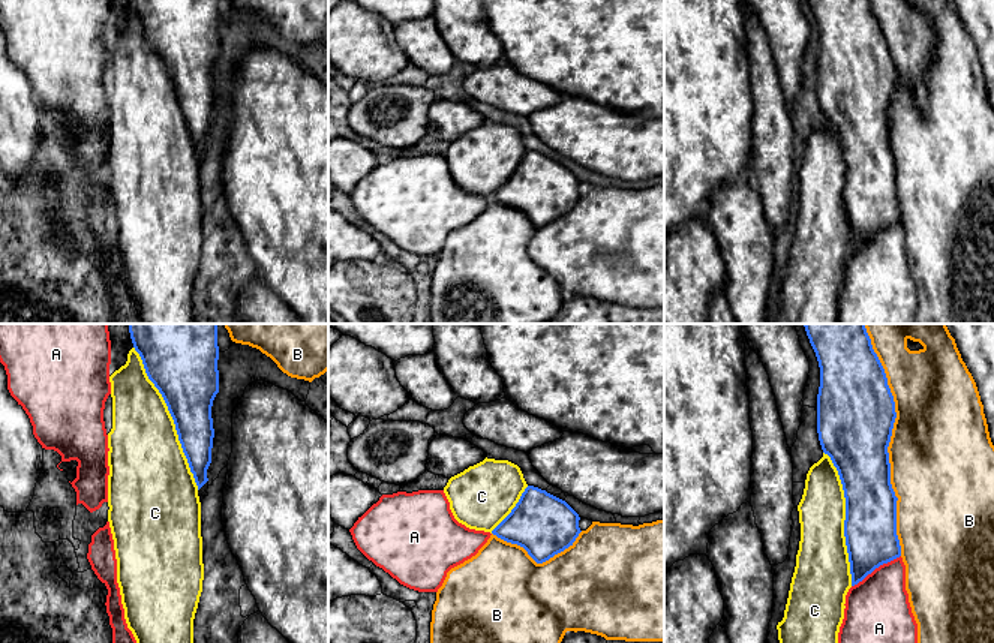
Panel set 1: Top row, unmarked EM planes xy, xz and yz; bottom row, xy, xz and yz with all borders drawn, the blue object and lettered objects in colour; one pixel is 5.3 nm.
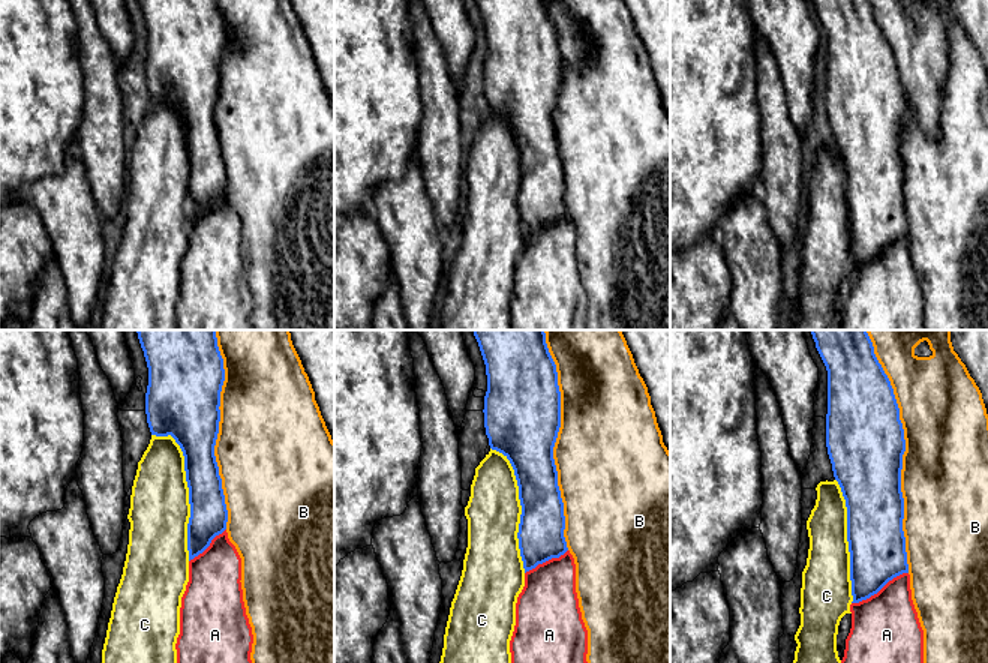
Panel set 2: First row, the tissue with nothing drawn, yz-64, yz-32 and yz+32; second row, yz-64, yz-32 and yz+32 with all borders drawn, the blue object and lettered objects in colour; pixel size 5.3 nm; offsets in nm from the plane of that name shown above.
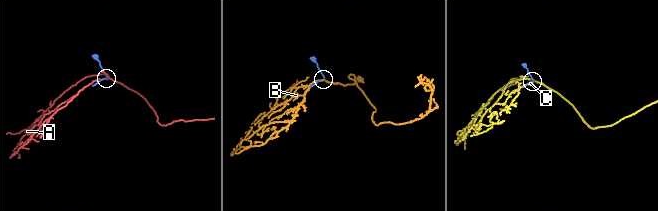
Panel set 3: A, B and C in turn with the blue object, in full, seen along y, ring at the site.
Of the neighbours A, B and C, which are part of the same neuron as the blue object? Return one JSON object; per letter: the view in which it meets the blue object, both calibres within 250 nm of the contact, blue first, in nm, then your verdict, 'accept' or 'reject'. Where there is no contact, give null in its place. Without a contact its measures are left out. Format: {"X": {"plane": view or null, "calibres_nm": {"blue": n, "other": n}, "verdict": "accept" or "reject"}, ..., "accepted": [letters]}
{"A": {"plane": "yz", "calibres_nm": {"blue": 280, "other": 360}, "verdict": "reject"}, "B": {"plane": "yz", "calibres_nm": {"blue": 420, "other": 480}, "verdict": "reject"}, "C": {"plane": "xy", "calibres_nm": {"blue": 340, "other": 400}, "verdict": "reject"}, "accepted": []}

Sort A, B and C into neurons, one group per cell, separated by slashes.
A / B / C

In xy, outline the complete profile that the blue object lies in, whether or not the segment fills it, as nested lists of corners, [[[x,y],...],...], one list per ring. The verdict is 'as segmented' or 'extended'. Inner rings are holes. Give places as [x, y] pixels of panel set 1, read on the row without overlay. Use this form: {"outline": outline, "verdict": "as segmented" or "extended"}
{"outline": [[[130,0],[162,58],[198,154],[211,127],[211,70],[219,57],[217,0]]], "verdict": "as segmented"}

